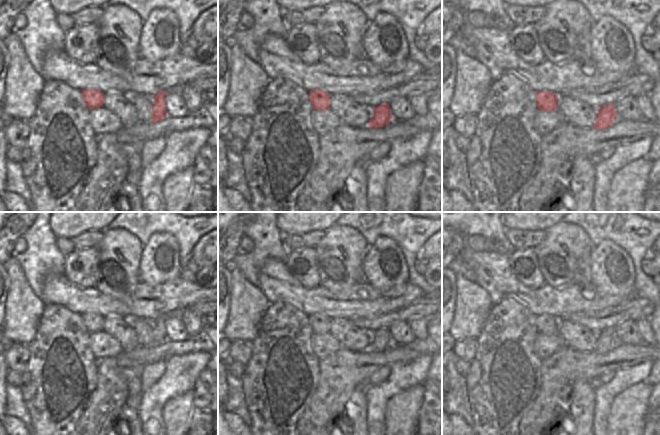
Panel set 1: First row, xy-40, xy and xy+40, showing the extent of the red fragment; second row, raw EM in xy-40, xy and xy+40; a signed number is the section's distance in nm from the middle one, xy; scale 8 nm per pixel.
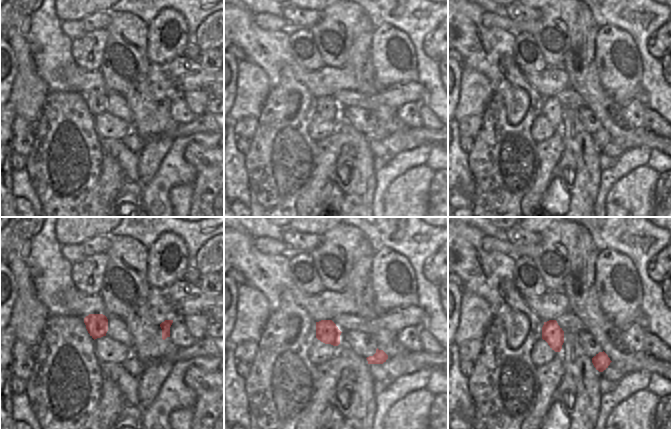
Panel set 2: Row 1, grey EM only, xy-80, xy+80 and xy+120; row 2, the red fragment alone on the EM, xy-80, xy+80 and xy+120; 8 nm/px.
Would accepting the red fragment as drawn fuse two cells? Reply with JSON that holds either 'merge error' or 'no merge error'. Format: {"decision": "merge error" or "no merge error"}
{"decision": "no merge error"}

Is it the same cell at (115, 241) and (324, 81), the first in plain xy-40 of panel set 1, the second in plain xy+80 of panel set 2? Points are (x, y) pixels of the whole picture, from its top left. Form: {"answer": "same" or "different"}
{"answer": "different"}

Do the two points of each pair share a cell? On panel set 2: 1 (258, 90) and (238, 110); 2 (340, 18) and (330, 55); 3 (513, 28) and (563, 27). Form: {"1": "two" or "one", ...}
{"1": "one", "2": "one", "3": "one"}

